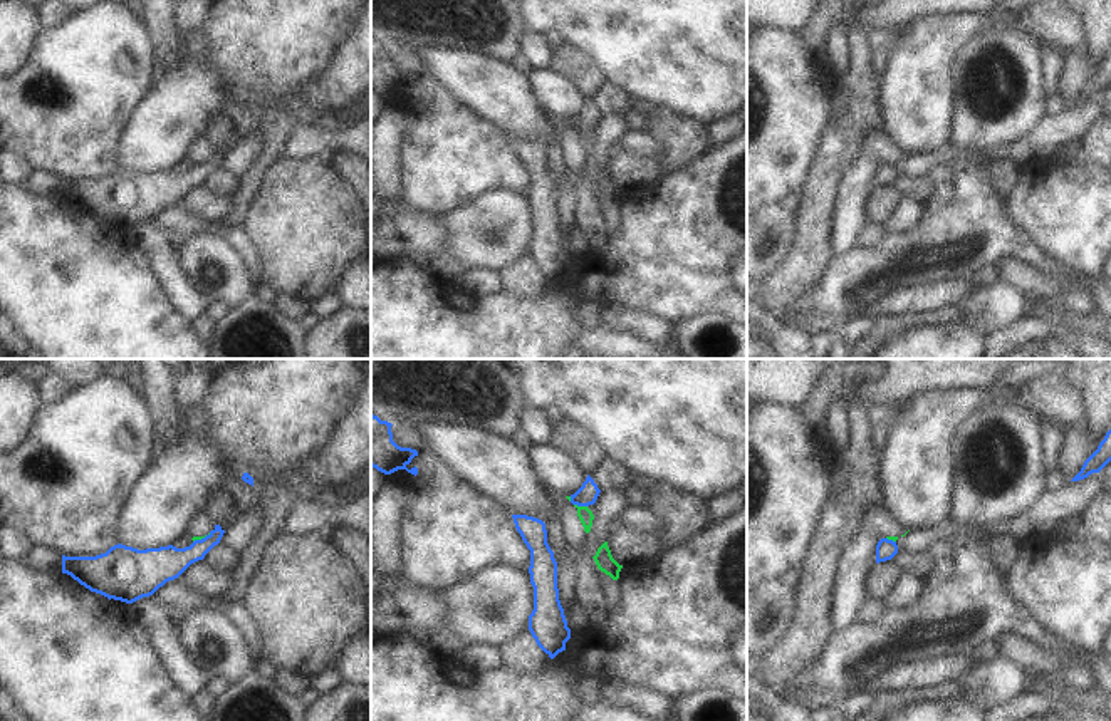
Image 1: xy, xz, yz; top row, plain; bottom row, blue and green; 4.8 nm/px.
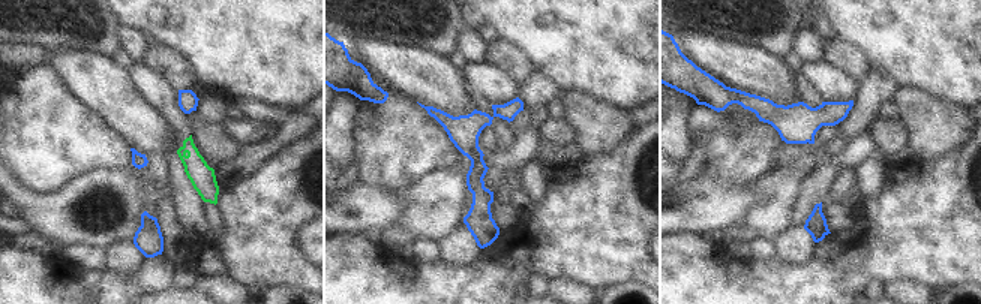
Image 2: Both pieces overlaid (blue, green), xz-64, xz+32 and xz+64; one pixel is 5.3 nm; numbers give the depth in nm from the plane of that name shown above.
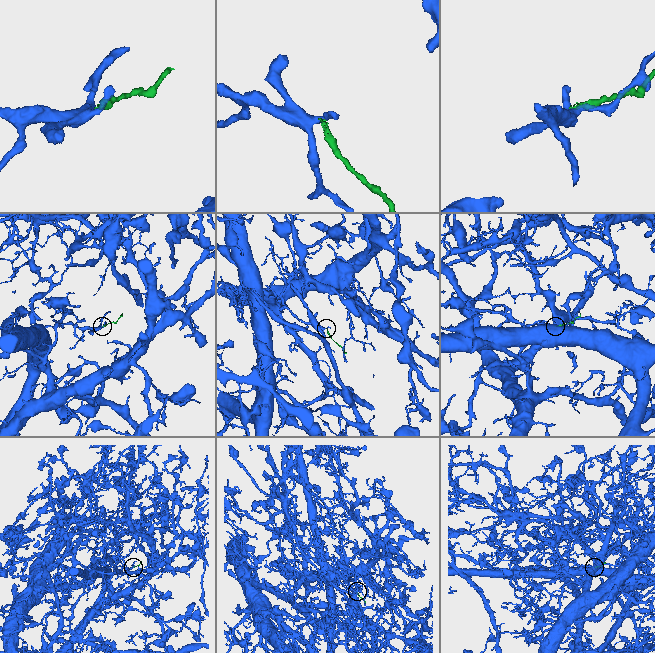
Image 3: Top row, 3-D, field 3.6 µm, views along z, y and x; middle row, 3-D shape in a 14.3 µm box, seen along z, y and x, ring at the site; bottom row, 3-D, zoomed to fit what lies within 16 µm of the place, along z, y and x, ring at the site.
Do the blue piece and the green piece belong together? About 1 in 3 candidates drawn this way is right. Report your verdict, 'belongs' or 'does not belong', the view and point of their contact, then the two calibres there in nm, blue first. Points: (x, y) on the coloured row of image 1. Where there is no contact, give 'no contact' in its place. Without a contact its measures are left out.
does not belong | xz (581, 505) | 100/70 nm

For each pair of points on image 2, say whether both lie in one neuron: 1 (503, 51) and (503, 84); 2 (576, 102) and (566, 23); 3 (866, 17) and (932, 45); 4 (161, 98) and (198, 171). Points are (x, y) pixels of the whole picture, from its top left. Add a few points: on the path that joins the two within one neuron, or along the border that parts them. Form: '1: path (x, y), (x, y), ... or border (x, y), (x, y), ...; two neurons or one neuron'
1: border (485, 62), (501, 69), (518, 87); two neurons
2: border (564, 89), (585, 92), (608, 105); two neurons
3: path (882, 17), (893, 23), (909, 23), (915, 29); one neuron
4: path (174, 116), (185, 134), (188, 153); one neuron

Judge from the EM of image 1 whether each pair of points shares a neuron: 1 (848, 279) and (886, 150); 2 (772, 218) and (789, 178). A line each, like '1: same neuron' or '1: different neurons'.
1: different neurons
2: different neurons

